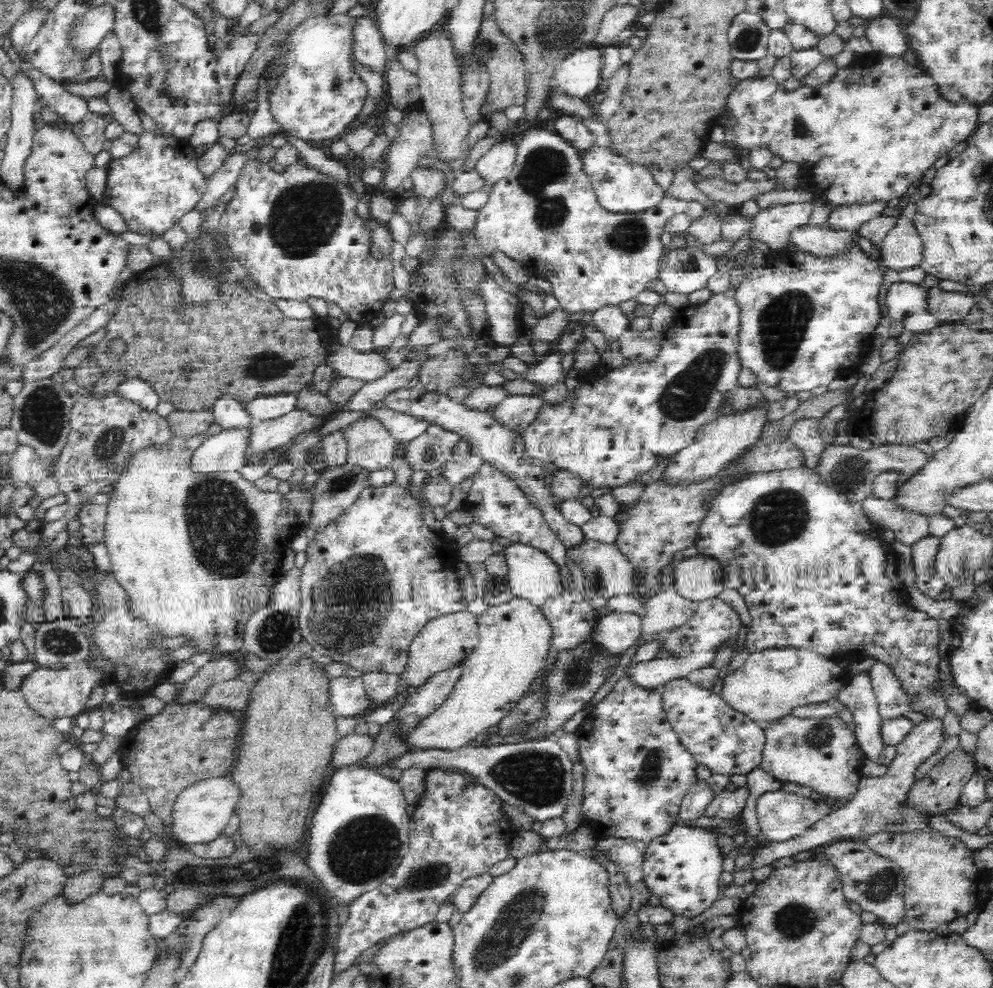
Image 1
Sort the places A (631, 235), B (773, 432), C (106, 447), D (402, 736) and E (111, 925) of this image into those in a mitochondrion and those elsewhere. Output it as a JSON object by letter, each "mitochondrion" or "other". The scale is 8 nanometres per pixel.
{"A":"mitochondrion","B":"other","C":"mitochondrion","D":"other","E":"other"}

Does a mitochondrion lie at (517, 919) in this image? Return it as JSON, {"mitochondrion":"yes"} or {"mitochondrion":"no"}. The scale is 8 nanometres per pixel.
{"mitochondrion":"yes"}

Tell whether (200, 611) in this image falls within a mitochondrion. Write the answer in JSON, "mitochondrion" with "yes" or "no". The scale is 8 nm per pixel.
{"mitochondrion":"no"}

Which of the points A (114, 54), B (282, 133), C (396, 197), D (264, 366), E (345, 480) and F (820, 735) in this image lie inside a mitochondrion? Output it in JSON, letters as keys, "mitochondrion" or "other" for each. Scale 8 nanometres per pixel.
{"A":"other","B":"other","C":"other","D":"mitochondrion","E":"mitochondrion","F":"mitochondrion"}

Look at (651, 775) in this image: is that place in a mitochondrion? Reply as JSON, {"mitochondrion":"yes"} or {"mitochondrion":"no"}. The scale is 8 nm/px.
{"mitochondrion":"yes"}

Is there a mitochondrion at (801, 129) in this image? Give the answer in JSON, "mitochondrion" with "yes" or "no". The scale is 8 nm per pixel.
{"mitochondrion":"yes"}

